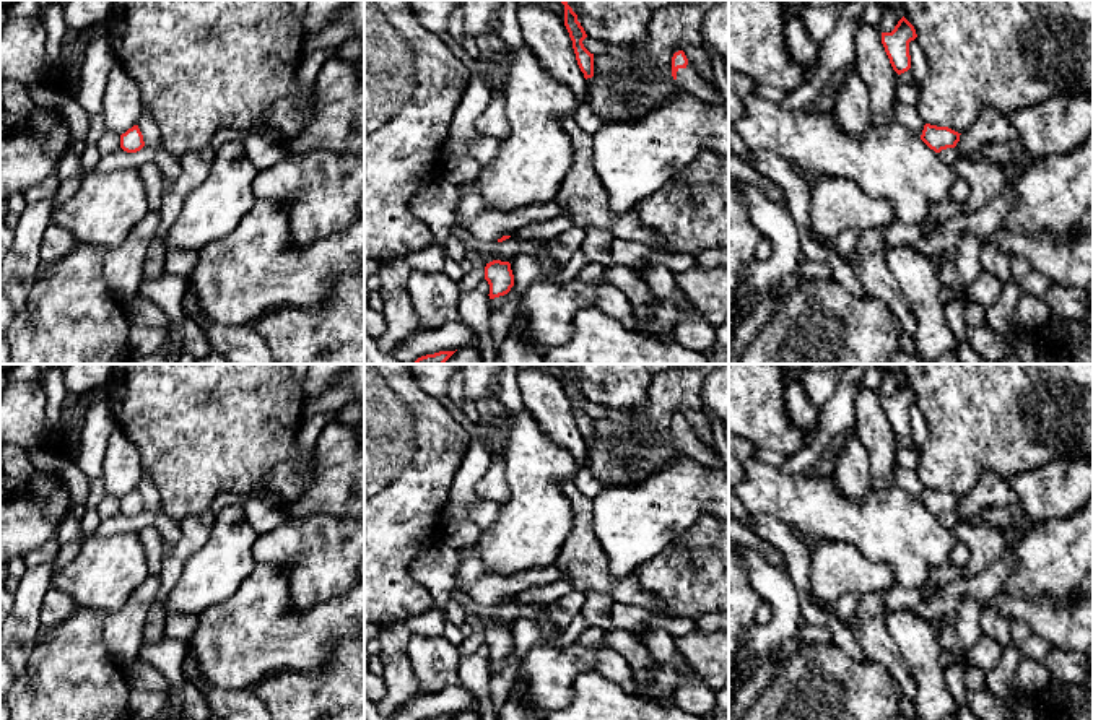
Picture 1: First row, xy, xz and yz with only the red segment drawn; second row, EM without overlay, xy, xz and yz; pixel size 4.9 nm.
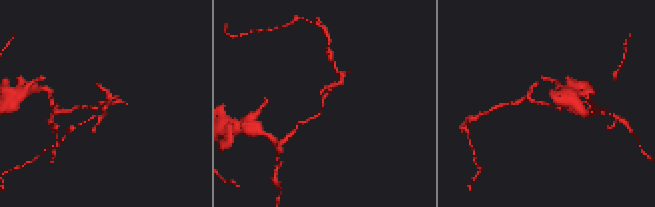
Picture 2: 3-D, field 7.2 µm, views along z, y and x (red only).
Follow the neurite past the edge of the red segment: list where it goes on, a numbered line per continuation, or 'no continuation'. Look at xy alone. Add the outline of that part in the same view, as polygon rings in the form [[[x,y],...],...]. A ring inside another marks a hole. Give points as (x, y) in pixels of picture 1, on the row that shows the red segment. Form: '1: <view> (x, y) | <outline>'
no continuation

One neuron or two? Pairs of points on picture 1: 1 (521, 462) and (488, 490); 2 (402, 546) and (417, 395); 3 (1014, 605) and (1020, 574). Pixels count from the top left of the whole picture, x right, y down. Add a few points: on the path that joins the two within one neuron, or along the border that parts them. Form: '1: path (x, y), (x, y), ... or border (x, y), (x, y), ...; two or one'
1: border (503, 460), (509, 498), (501, 506); two
2: path (410, 509), (426, 480), (426, 433); one
3: border (1054, 597), (1010, 595), (1001, 590), (984, 607); two

